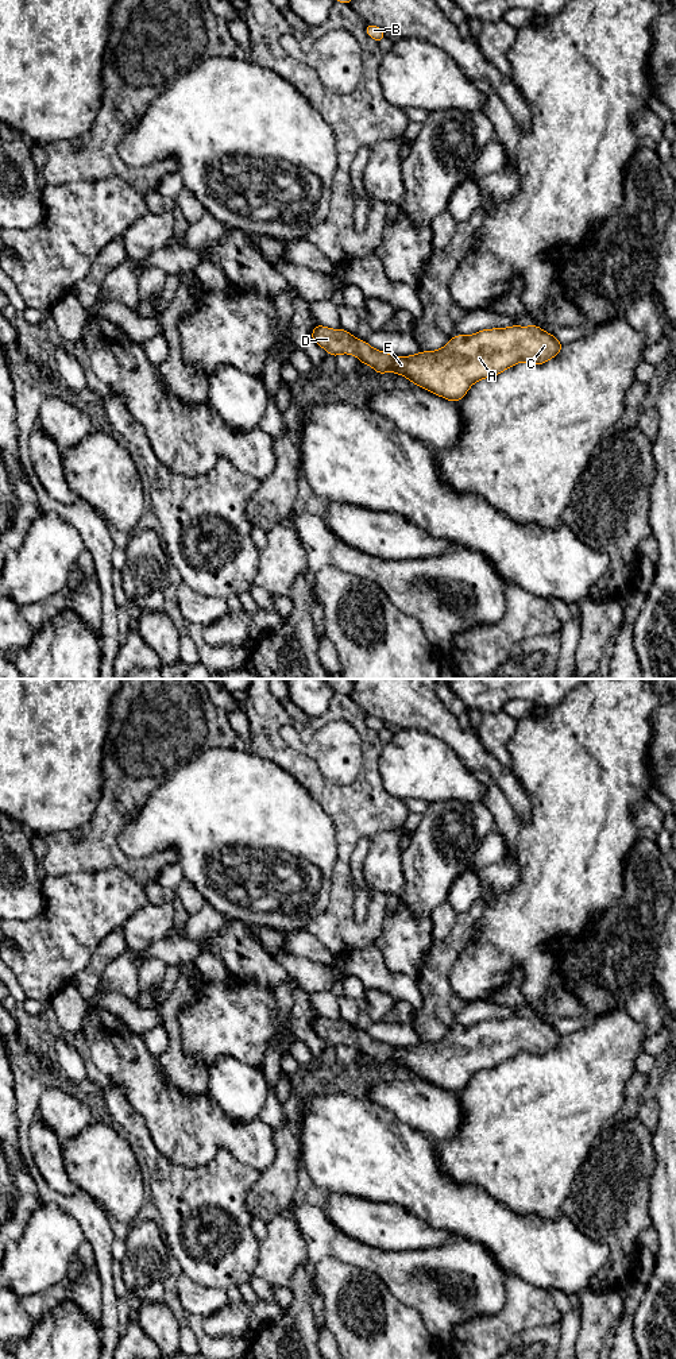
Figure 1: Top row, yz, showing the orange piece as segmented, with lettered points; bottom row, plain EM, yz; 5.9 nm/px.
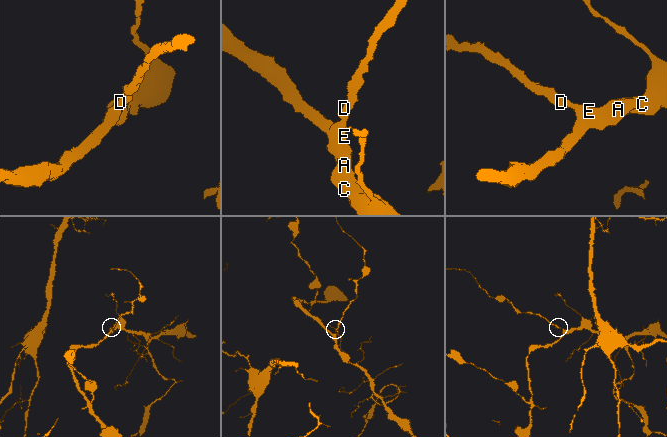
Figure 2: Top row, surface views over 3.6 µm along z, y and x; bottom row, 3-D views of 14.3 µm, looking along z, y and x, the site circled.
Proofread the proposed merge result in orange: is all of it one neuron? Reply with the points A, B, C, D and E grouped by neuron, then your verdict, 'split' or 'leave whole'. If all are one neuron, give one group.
A B C D E; leave whole

